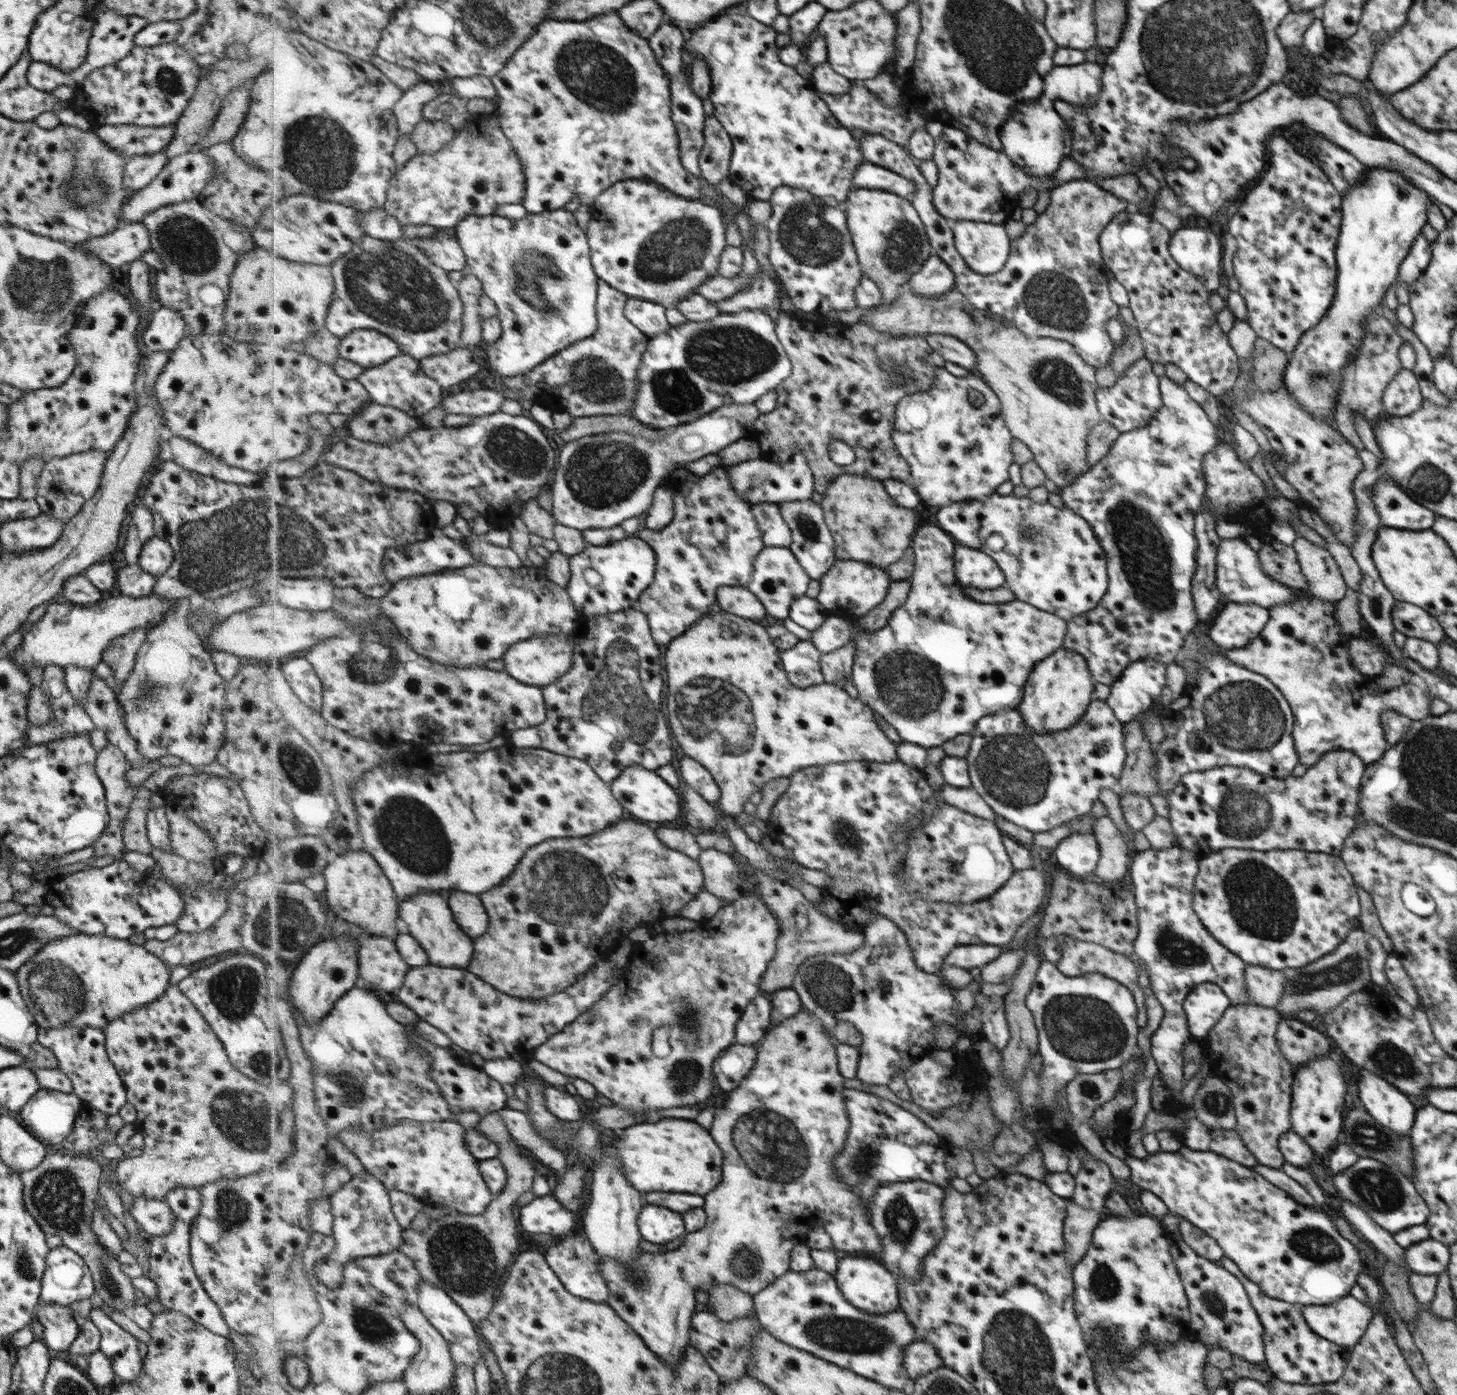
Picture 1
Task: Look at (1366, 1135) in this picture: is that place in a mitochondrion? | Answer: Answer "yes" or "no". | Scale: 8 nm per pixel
yes

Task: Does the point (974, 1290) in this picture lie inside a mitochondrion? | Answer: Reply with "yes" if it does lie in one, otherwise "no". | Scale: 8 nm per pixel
no

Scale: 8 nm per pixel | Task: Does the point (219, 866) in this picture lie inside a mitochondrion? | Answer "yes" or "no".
no

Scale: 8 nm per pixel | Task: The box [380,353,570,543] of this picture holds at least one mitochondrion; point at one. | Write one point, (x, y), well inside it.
(515, 450)

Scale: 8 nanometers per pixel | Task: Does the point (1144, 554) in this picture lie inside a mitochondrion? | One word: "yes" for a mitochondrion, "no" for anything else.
yes

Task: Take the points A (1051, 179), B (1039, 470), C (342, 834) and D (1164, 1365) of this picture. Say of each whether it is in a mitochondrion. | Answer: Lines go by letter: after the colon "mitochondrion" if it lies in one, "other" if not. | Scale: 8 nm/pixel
A: other
B: other
C: mitochondrion
D: other

